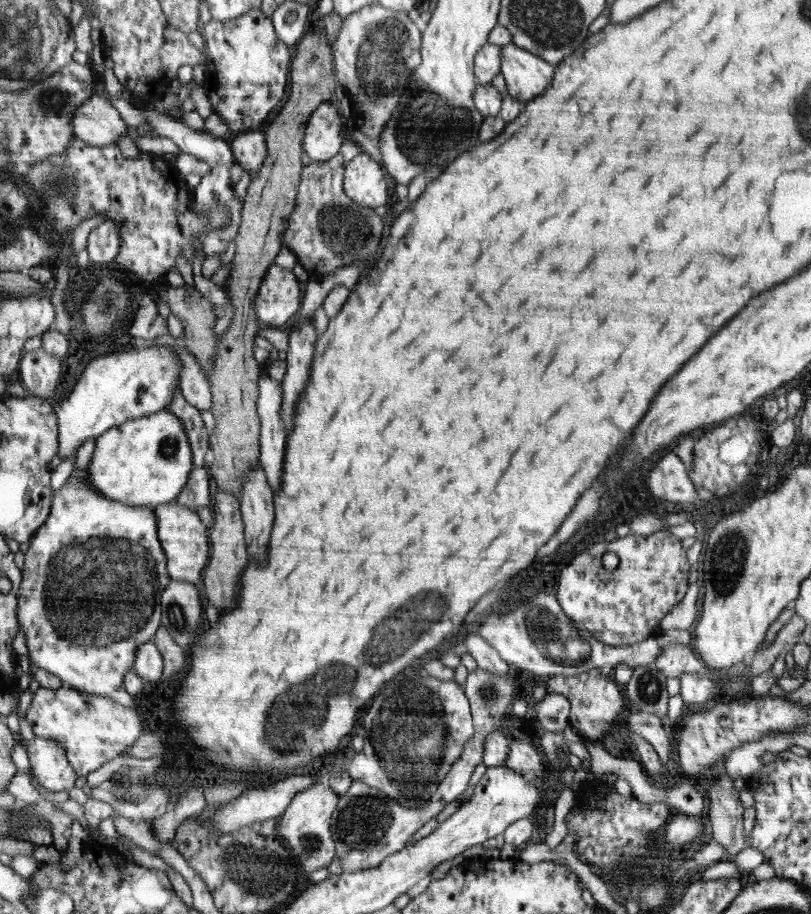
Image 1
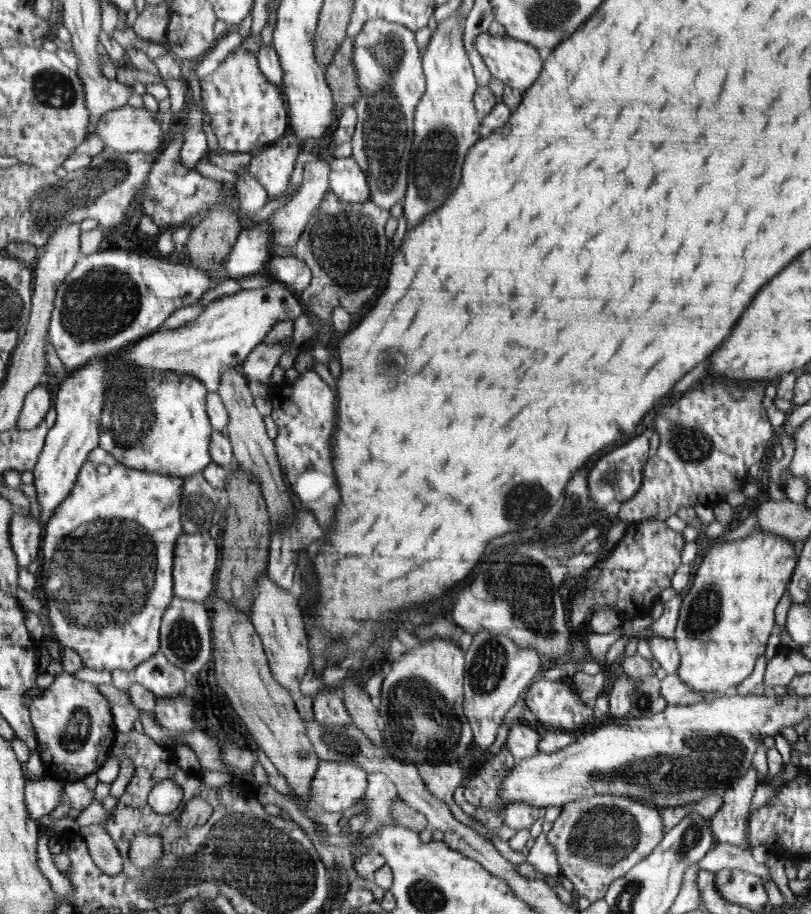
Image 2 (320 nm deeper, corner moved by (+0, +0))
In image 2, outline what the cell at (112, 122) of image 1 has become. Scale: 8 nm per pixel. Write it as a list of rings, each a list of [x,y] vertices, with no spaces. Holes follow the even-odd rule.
[[[126,105],[107,112],[97,124],[97,132],[105,144],[105,148],[121,153],[152,153],[162,144],[162,124],[153,113],[146,107],[135,108]]]

